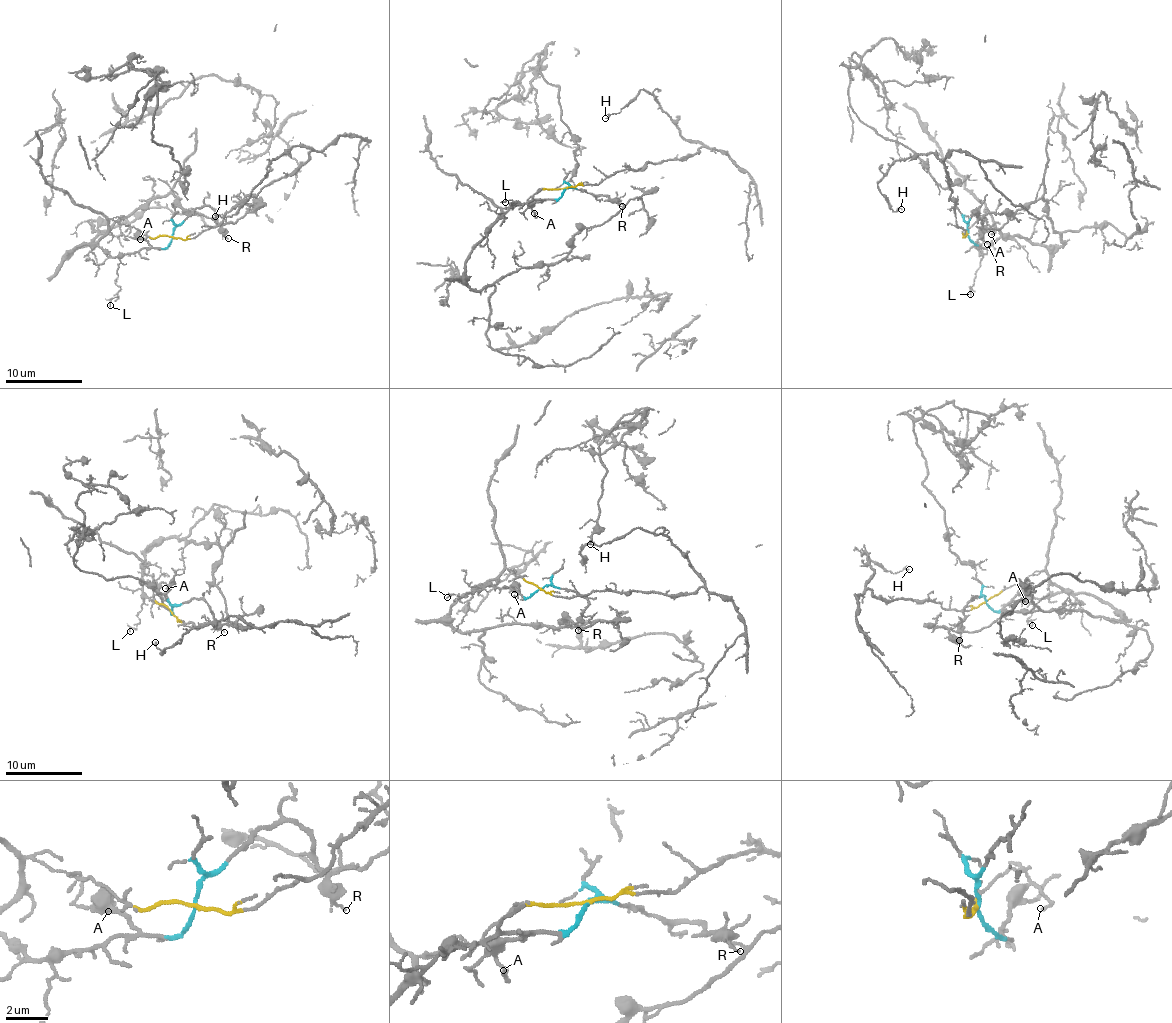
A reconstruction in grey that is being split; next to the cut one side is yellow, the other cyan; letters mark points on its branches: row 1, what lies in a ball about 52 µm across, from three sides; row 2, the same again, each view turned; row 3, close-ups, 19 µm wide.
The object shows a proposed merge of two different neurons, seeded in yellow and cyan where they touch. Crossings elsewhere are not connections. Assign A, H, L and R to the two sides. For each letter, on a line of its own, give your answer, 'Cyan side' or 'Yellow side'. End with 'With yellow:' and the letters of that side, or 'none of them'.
A: Cyan side
H: Yellow side
L: Cyan side
R: Cyan side
With yellow: H

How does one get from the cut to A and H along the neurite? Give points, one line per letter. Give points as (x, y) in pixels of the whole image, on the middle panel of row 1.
A: (564, 189), (559, 196), (533, 205), (531, 210), (533, 213)
H: (564, 189), (597, 184), (649, 162), (685, 159), (702, 145), (685, 139), (643, 90), (606, 118)

